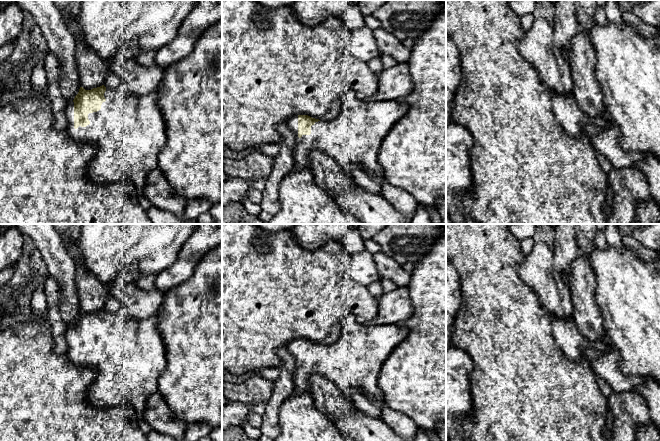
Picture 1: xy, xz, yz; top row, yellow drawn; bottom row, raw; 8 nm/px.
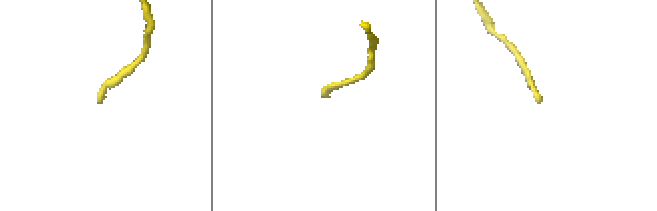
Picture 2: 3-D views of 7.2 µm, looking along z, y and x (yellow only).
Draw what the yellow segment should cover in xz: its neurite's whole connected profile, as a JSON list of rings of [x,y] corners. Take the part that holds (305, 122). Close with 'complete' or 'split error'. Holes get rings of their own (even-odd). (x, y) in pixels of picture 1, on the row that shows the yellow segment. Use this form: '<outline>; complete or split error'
[[[347,90],[341,97],[340,113],[332,120],[319,120],[308,115],[294,115],[287,121],[293,132],[296,147],[293,151],[293,169],[309,168],[309,154],[319,150],[330,156],[338,165],[347,170],[348,165],[365,172],[373,172],[383,176],[378,163],[378,152],[381,142],[393,125],[409,110],[409,106],[392,101],[360,100],[353,90]]]; split error

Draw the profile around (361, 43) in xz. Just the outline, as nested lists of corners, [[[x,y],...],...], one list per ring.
[[[366,26],[347,31],[346,48],[356,58],[365,62],[380,56],[373,30]]]

